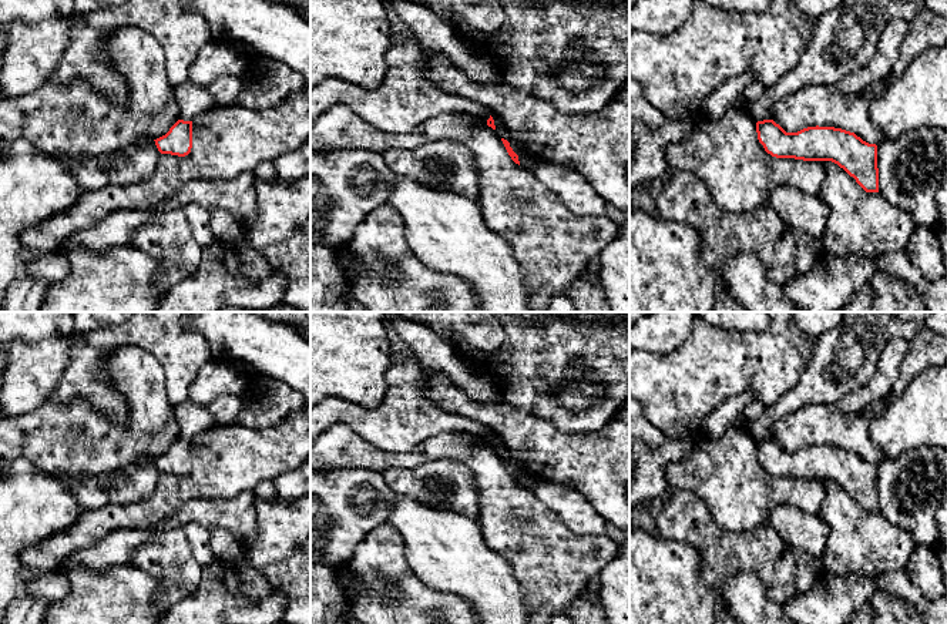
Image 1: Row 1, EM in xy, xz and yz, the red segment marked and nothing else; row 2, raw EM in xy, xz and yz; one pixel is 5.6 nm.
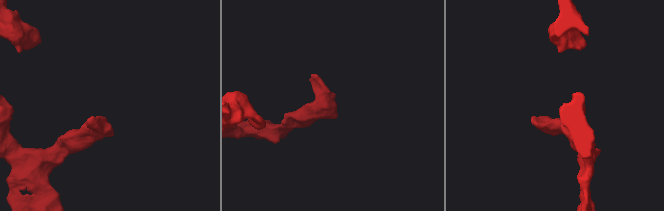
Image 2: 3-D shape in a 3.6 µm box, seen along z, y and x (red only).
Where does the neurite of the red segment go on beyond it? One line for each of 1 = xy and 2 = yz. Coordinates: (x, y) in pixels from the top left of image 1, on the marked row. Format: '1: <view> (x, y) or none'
1: none
2: none

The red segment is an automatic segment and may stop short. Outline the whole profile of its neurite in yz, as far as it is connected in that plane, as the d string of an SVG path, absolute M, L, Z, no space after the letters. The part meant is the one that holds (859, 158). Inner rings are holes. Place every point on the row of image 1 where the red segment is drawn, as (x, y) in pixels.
M773 120L756 123L758 140L776 158L832 161L866 192L879 192L877 145L834 127L807 127L786 132Z

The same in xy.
M178 120L165 135L154 141L161 154L188 155L192 148L192 121Z

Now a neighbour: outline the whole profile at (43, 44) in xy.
M57 17L38 24L14 21L7 28L7 44L3 54L0 90L3 97L17 97L36 91L50 78L70 40L71 17Z

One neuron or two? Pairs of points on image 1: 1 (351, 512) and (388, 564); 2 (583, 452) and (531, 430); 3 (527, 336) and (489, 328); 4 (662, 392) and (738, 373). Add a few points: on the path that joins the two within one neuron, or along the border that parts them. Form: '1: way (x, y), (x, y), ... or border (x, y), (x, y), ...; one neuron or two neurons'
1: border (386, 520), (362, 540), (348, 563); two neurons
2: way (570, 452), (553, 452), (544, 443); one neuron
3: border (503, 326), (504, 341), (497, 349); two neurons
4: way (681, 389), (701, 373), (719, 373); one neuron

